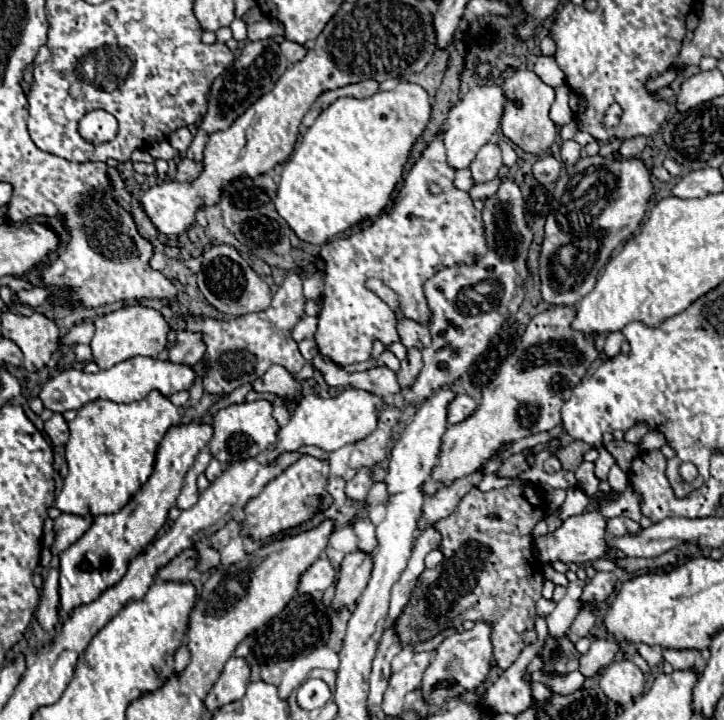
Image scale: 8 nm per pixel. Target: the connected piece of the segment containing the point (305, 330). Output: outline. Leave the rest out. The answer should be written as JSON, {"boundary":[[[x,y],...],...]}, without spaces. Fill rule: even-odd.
{"boundary":[[[302,317],[302,319],[296,323],[296,327],[292,329],[292,333],[290,333],[292,339],[294,339],[296,343],[300,343],[302,339],[310,339],[310,337],[314,337],[316,323],[318,323],[316,317]],[[310,327],[312,327],[312,335],[310,335]]]}

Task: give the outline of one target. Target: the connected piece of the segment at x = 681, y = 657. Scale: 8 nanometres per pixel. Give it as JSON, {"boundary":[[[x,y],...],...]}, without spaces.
{"boundary":[[[664,649],[664,661],[668,661],[676,671],[694,671],[702,673],[706,661],[702,659],[700,651],[670,651]]]}

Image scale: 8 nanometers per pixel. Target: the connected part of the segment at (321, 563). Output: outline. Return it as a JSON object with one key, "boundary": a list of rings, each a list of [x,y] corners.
{"boundary":[[[318,559],[312,563],[304,573],[302,579],[298,581],[298,593],[302,595],[312,595],[316,591],[324,591],[334,583],[336,571],[332,569],[328,559]]]}

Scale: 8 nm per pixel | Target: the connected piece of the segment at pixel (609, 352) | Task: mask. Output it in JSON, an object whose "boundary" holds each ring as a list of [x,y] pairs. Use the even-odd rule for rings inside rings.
{"boundary":[[[620,331],[608,335],[608,339],[606,339],[606,343],[604,343],[604,353],[606,353],[606,357],[616,357],[616,355],[620,353],[622,341],[624,341],[624,335],[622,335]]]}

